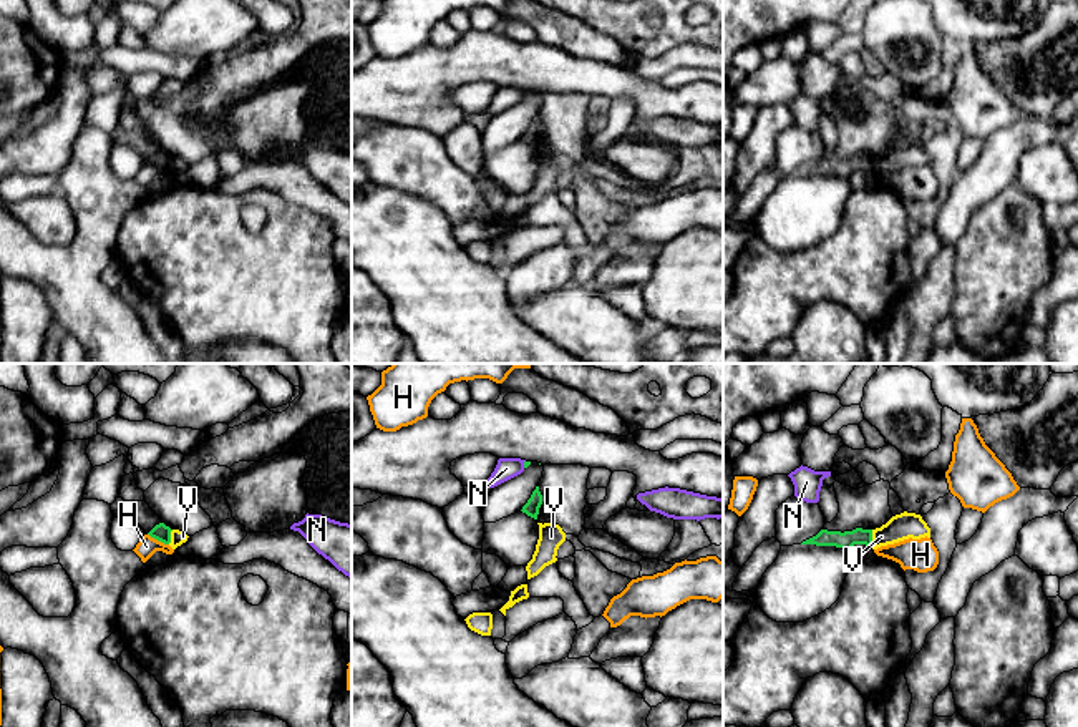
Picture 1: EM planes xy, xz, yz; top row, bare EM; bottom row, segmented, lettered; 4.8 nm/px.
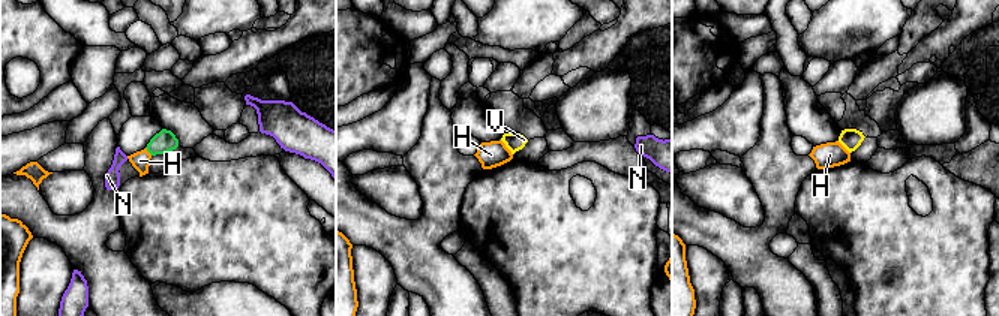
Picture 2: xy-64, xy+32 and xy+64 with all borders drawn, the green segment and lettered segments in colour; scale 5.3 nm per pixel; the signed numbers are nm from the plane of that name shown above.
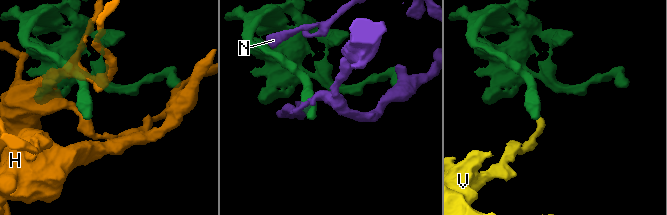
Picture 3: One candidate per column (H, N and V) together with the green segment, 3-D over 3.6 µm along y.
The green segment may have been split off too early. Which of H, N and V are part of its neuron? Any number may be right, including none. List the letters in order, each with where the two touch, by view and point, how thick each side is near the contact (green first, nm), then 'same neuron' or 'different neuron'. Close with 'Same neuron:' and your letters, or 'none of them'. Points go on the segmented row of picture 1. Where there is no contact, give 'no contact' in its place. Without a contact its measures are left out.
H: xy (158, 540) | 80/90 nm | different neuron
N: xz (524, 463) | 30/110 nm | different neuron
V: yz (871, 538) | 90/130 nm | different neuron
Same neuron: none of them

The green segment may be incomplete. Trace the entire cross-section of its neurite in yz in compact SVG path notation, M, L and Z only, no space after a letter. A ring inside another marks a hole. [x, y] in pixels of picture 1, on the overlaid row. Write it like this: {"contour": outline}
{"contour": "M856 528L852 531L844 531L844 533L821 529L816 536L803 541L801 544L836 546L847 551L854 544L866 544L872 548L872 529Z"}

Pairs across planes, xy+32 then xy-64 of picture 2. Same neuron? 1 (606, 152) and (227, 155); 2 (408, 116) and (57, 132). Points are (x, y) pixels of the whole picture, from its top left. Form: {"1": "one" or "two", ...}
{"1": "two", "2": "one"}

